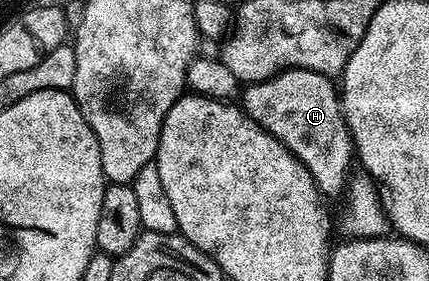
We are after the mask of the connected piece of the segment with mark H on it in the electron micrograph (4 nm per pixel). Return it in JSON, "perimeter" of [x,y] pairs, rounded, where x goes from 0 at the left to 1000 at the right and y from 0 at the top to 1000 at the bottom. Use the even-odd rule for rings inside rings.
{"perimeter":[[[671,242],[662,256],[648,256],[641,270],[604,285],[597,299],[576,302],[566,317],[569,370],[564,395],[601,448],[620,459],[650,512],[671,523],[674,541],[709,587],[713,605],[732,633],[737,665],[758,701],[783,698],[802,669],[802,637],[811,626],[811,594],[825,584],[825,530],[821,484],[811,473],[811,452],[802,431],[802,395],[793,388],[793,331],[786,302],[774,302],[767,274],[741,263],[732,249],[711,242]]]}

